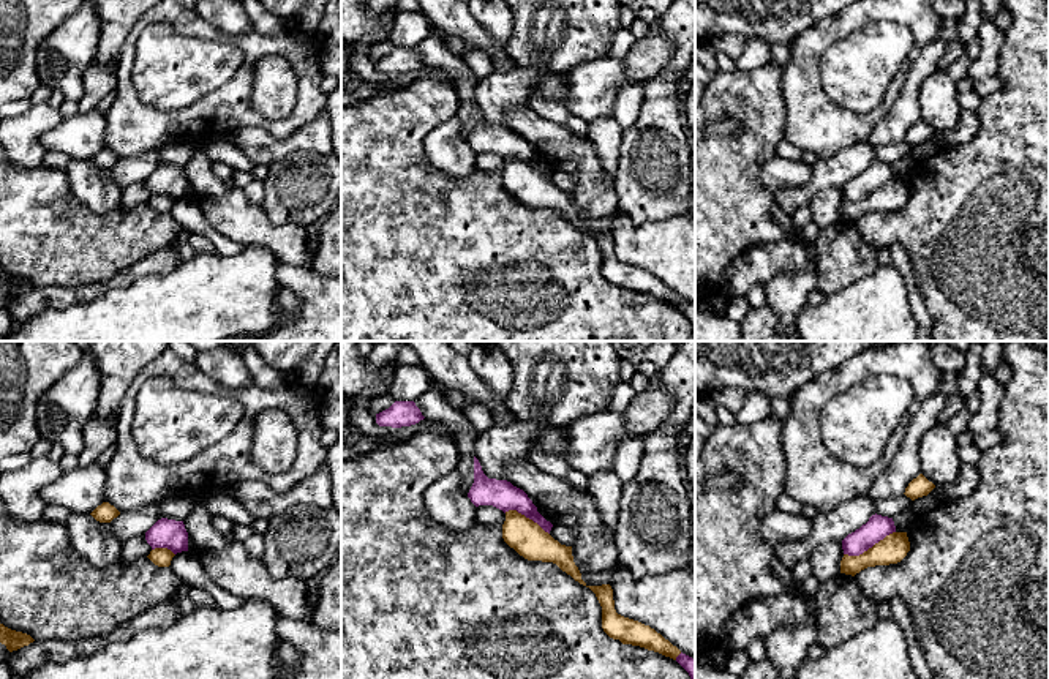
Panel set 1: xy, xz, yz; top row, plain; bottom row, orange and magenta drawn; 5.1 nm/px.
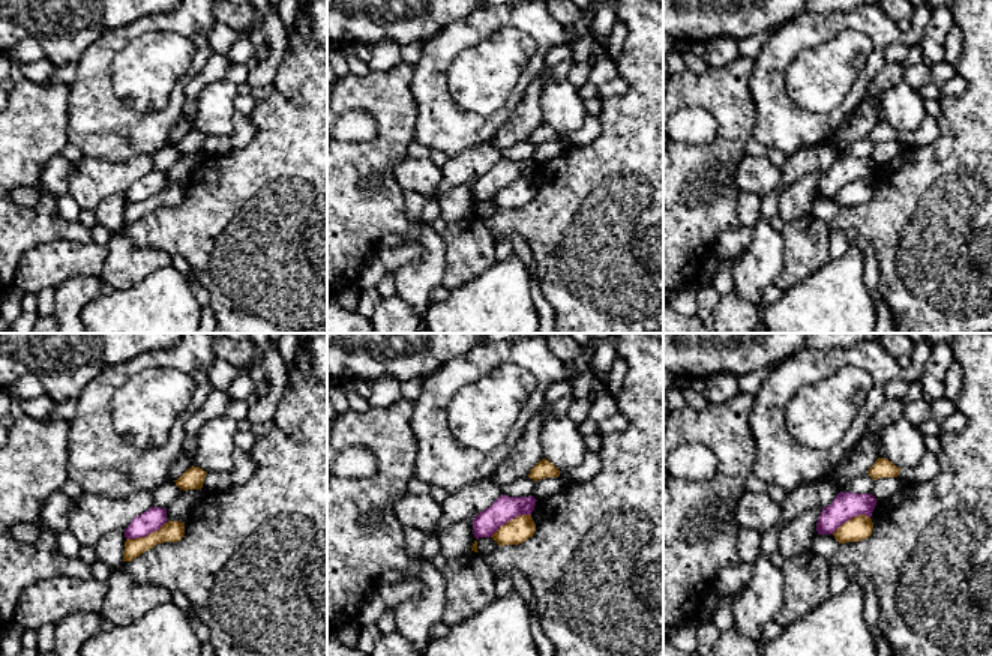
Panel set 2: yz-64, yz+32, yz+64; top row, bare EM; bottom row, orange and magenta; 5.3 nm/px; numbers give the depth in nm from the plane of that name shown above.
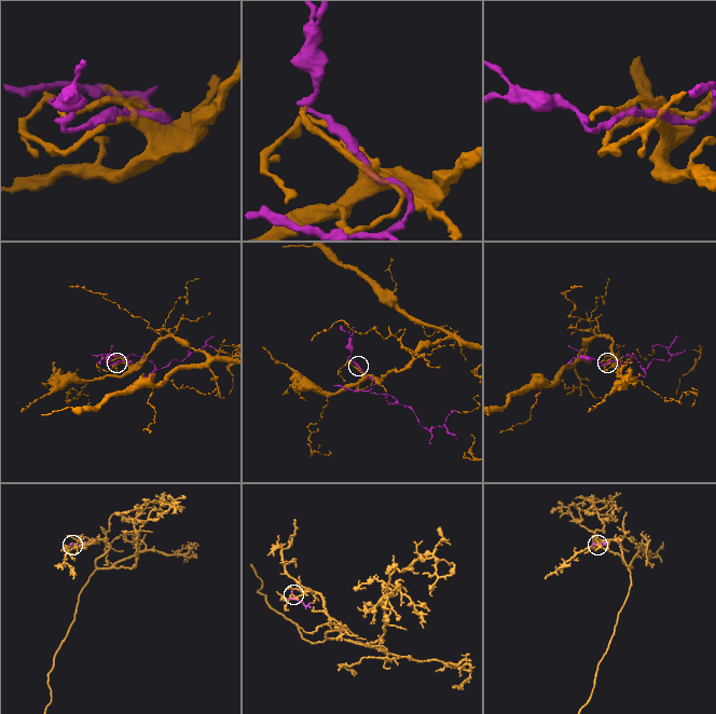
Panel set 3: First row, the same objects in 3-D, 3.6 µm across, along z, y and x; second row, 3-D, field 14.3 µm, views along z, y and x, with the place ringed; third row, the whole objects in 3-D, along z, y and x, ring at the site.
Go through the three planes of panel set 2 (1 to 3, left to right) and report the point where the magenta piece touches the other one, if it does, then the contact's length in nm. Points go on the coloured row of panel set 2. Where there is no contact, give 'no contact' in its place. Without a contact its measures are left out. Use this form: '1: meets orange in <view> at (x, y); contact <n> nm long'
1: meets orange in yz-64 at (147, 535); contact 240 nm long
2: meets orange in yz+32 at (511, 520); contact 260 nm long
3: meets orange in yz+64 at (851, 518); contact 220 nm long

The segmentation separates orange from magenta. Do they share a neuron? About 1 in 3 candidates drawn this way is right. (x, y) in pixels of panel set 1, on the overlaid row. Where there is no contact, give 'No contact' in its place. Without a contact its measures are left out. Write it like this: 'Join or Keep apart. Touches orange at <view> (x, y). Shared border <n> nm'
Keep apart. Touches orange at yz (869, 548). Shared border 300 nm

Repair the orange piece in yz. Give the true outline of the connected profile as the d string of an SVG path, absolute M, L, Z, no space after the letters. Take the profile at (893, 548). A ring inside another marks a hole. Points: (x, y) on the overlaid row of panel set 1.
M893 532L859 556L844 554L840 573L855 576L867 567L897 564L908 551L907 532Z

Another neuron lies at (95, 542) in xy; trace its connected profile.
M71 513L65 526L76 553L92 565L103 568L120 561L122 543L111 523L100 523L90 513Z

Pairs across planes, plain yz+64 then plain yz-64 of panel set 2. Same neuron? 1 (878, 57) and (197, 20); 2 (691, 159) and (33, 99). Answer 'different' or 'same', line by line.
1: same
2: same

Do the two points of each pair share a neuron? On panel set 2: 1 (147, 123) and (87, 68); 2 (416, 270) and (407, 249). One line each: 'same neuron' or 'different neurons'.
1: same neuron
2: different neurons

